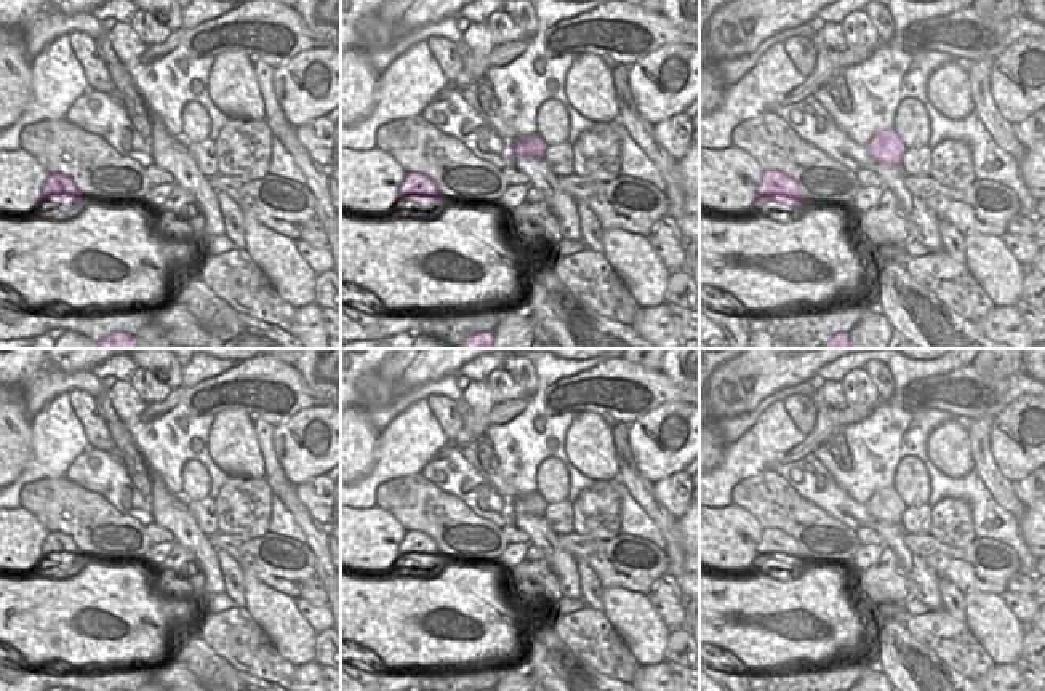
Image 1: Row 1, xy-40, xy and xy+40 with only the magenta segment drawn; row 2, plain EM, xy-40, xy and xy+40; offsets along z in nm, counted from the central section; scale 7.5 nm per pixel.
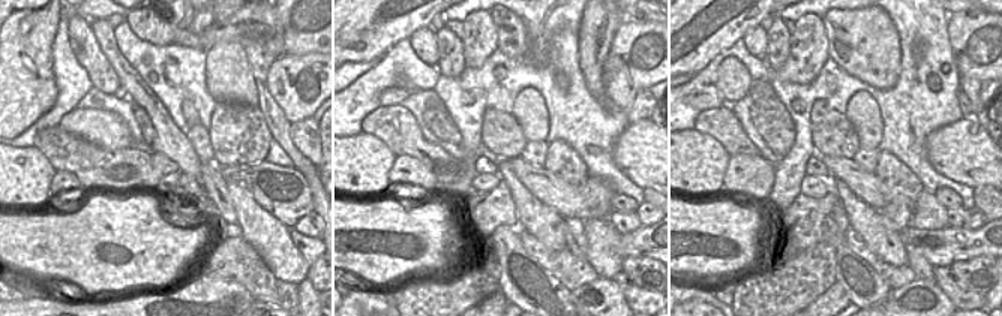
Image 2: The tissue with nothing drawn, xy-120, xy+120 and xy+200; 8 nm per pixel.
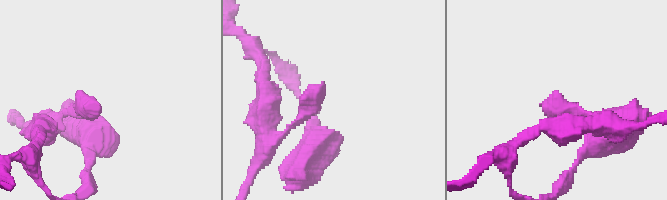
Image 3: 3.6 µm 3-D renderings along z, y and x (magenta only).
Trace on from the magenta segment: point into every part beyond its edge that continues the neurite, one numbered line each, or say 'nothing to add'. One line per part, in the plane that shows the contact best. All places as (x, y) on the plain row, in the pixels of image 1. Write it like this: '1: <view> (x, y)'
nothing to add

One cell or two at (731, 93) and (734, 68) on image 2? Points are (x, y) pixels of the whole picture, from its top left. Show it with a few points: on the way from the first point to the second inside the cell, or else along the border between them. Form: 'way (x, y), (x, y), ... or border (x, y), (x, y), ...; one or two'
way (732, 87), (732, 74); one

